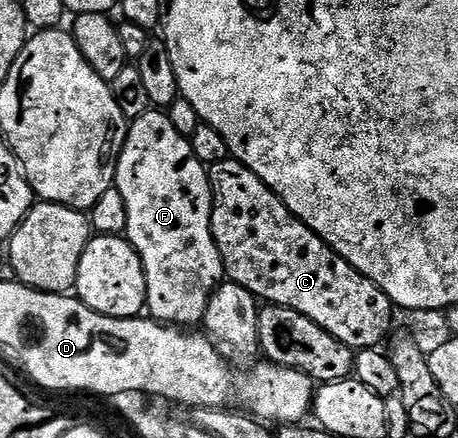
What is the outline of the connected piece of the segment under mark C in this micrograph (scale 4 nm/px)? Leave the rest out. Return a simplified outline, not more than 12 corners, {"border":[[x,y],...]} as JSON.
{"border":[[246,165],[208,168],[227,279],[380,348],[391,298]]}

